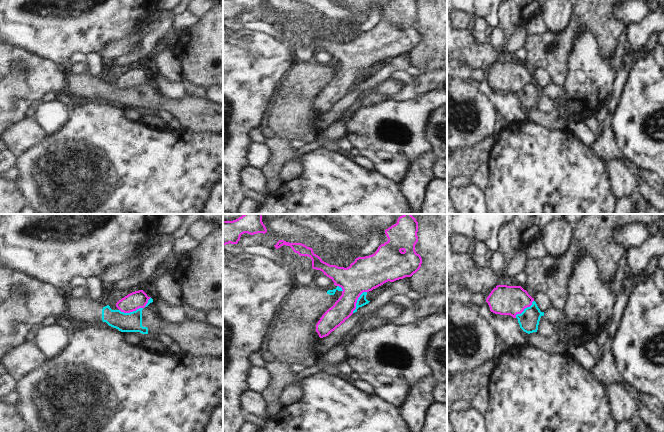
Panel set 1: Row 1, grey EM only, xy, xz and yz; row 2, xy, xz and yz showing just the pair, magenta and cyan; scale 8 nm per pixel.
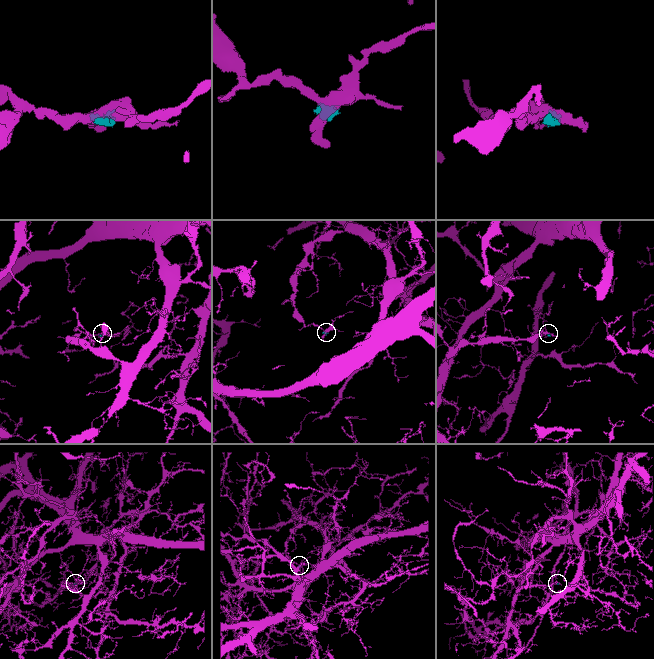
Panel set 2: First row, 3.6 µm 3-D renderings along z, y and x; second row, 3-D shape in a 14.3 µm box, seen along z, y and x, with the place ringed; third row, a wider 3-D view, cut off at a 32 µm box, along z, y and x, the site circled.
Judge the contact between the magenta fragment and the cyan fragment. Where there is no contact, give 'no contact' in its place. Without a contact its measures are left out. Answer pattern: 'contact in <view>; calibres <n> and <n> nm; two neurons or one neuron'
contact in xy; calibres 140 and 160 nm; two neurons

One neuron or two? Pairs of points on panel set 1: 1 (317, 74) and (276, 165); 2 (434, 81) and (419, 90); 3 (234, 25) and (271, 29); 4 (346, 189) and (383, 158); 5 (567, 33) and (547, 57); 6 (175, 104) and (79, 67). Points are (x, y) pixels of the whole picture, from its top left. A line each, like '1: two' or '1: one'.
1: one
2: one
3: one
4: two
5: one
6: two

